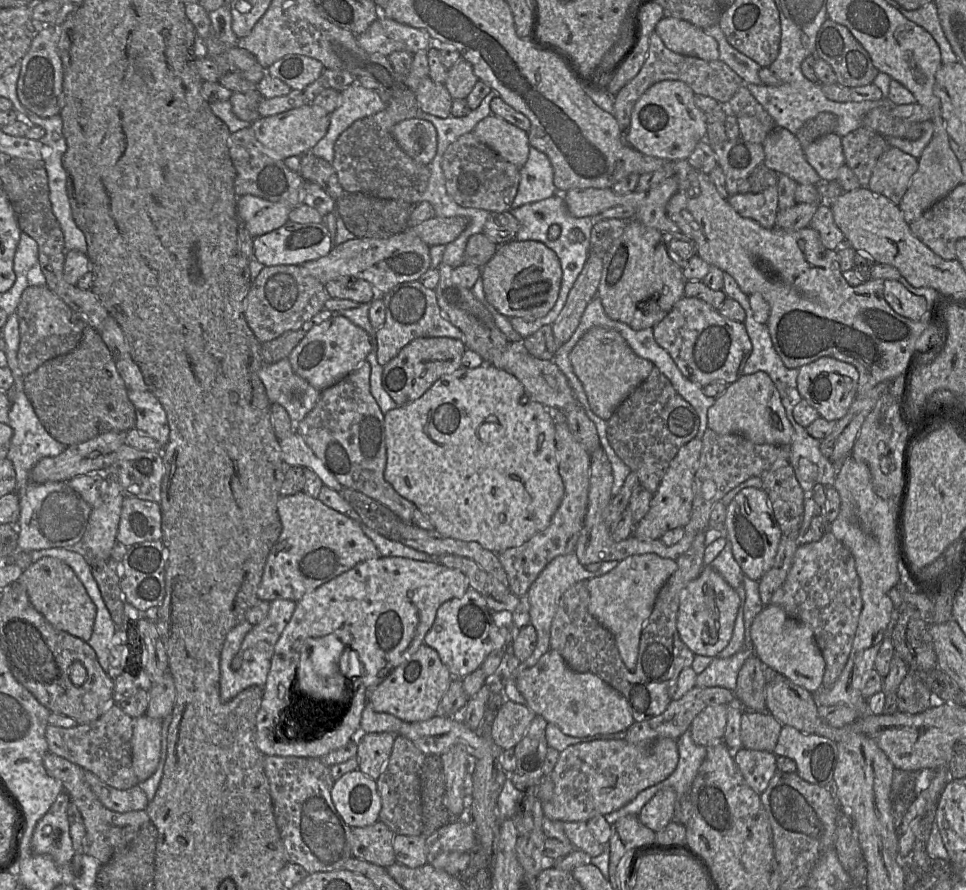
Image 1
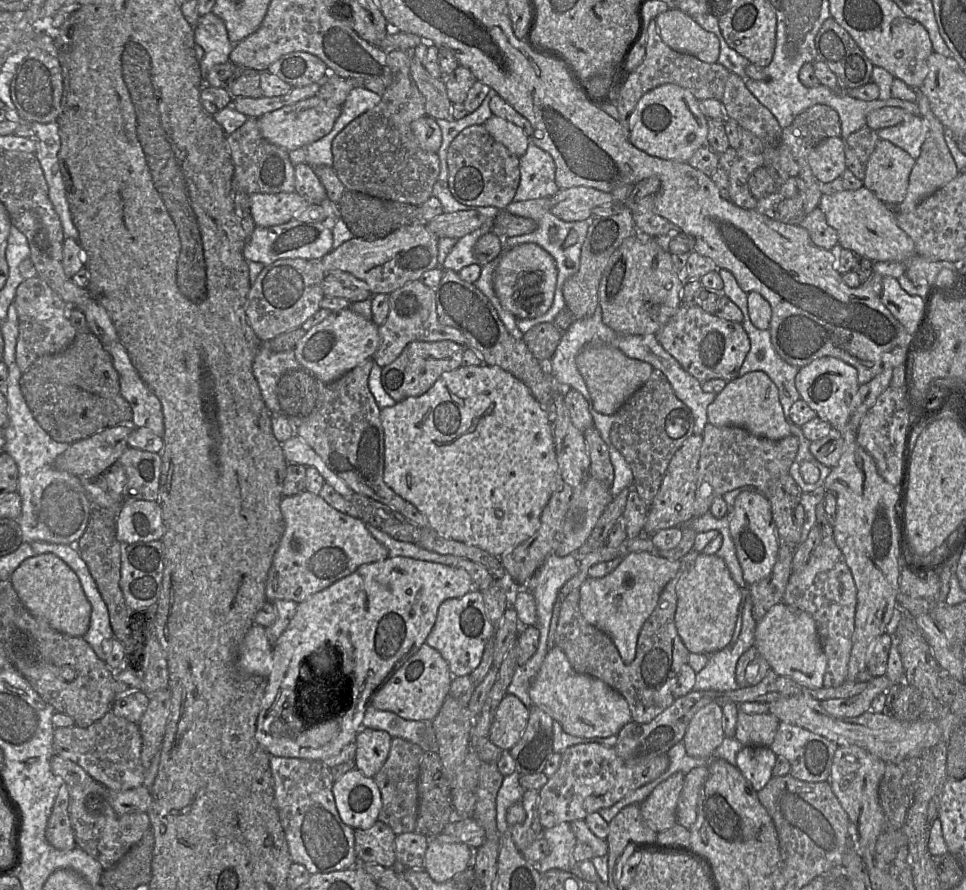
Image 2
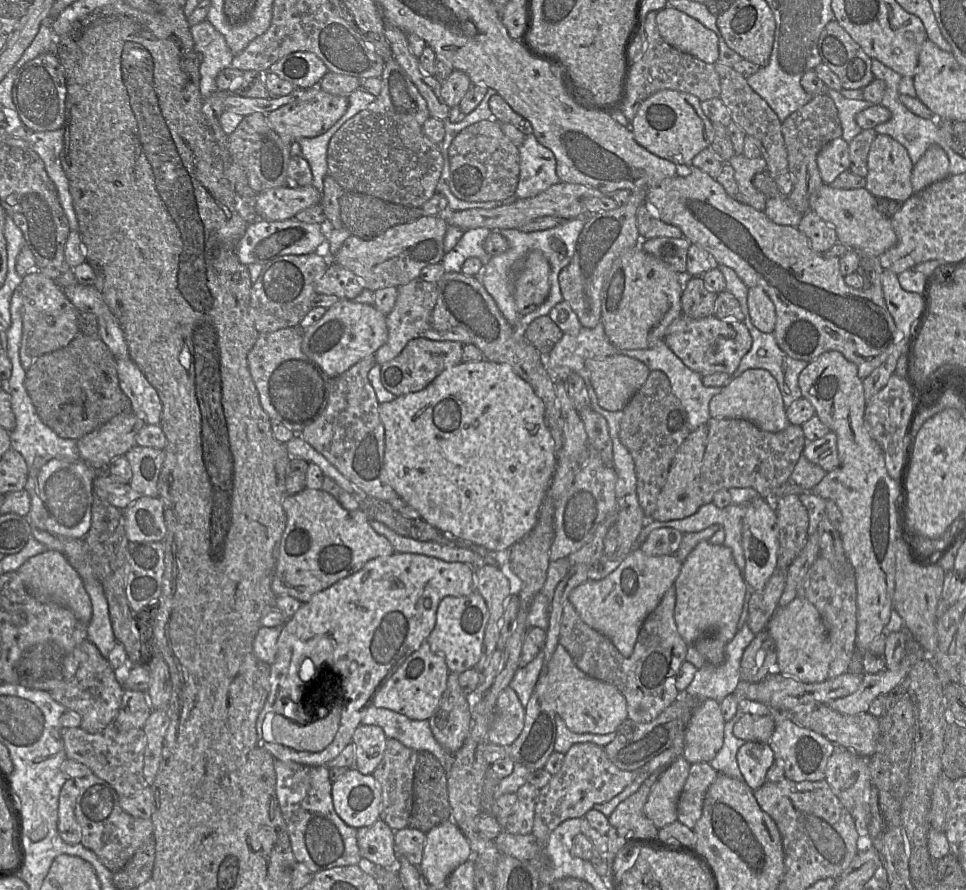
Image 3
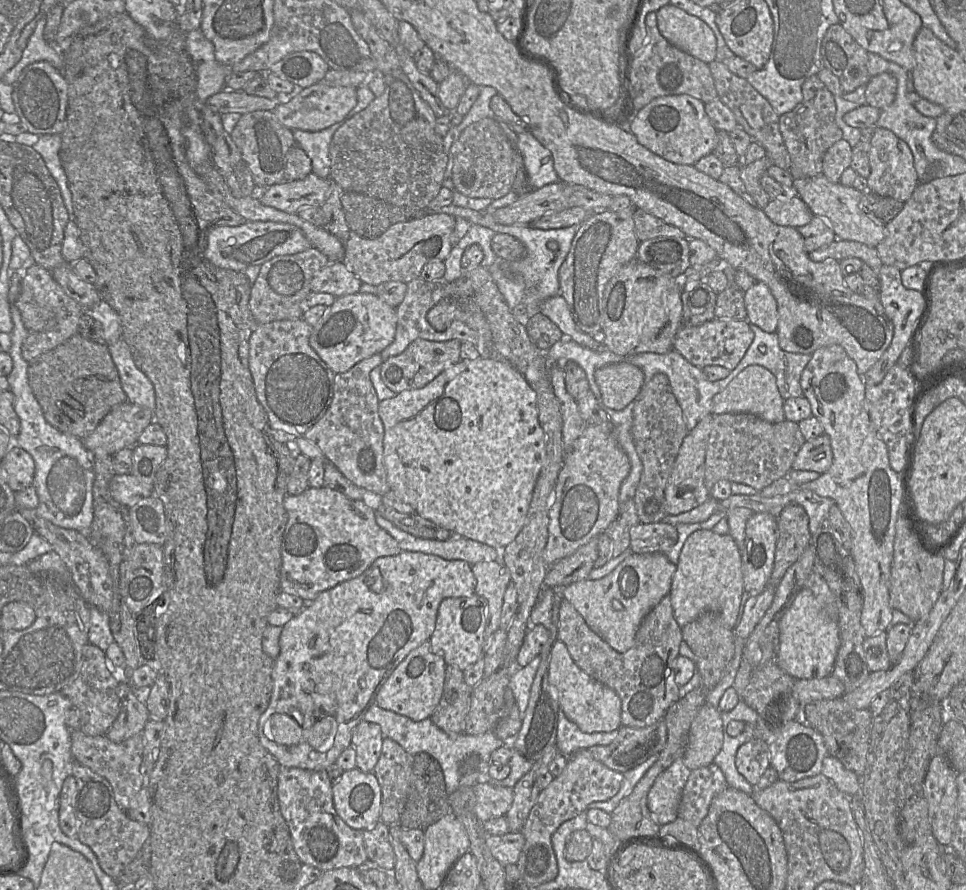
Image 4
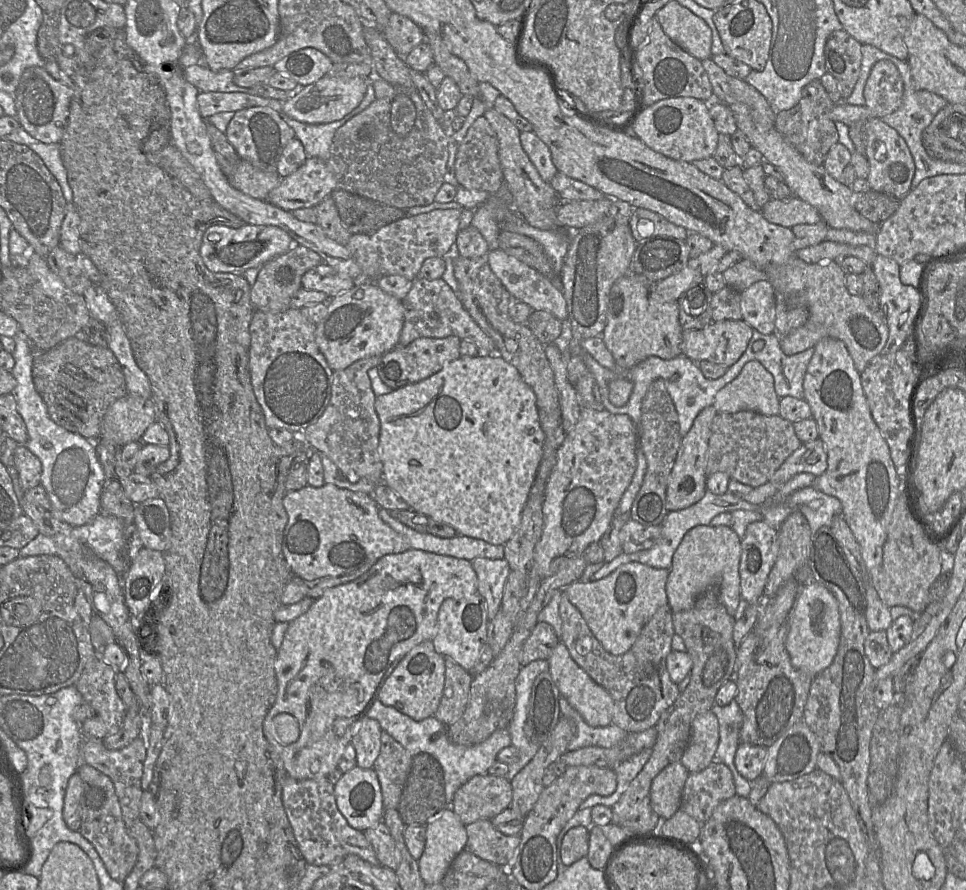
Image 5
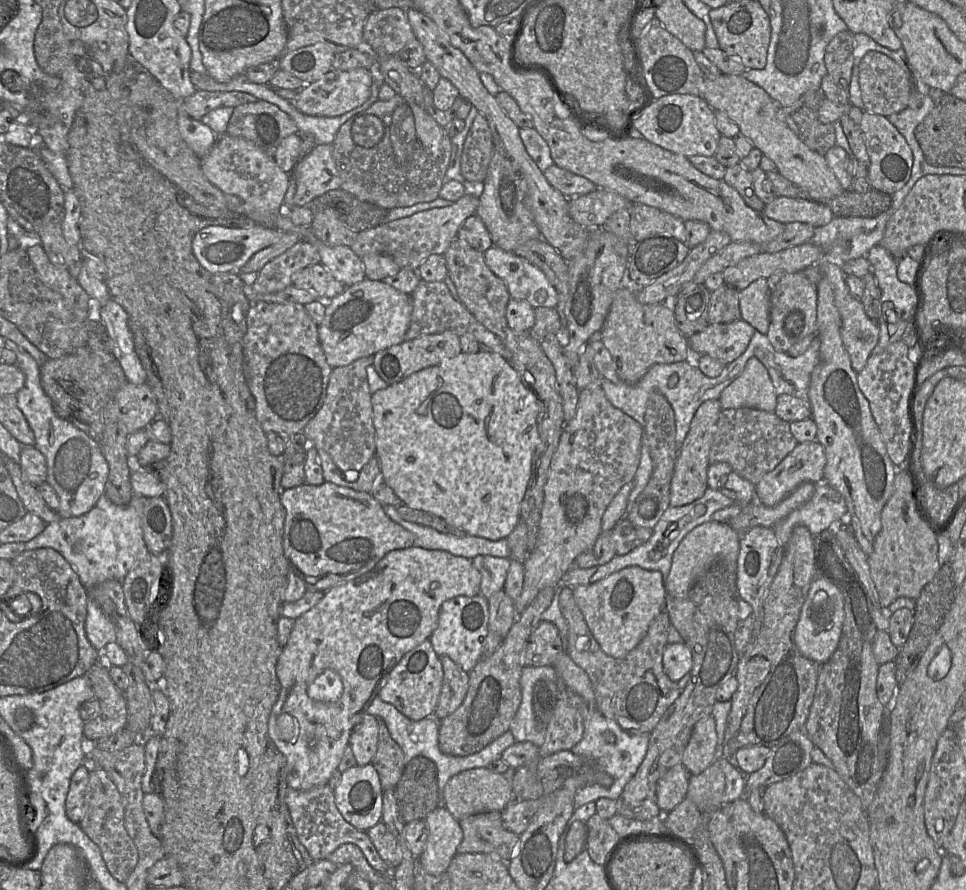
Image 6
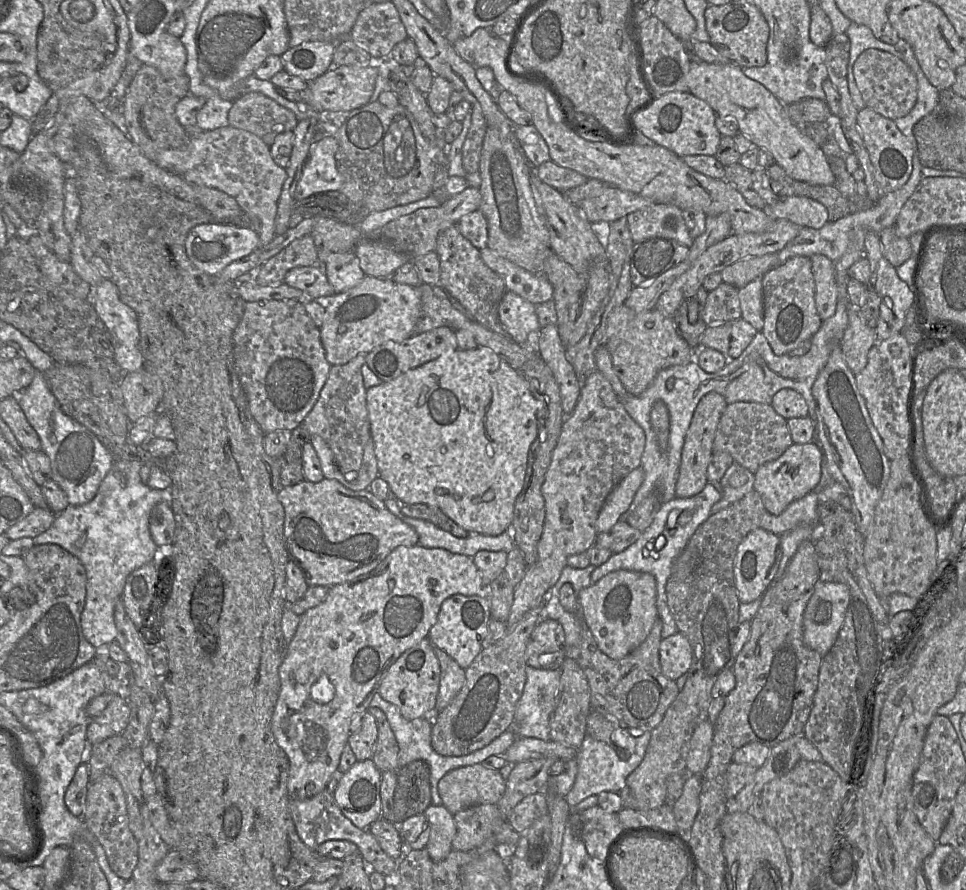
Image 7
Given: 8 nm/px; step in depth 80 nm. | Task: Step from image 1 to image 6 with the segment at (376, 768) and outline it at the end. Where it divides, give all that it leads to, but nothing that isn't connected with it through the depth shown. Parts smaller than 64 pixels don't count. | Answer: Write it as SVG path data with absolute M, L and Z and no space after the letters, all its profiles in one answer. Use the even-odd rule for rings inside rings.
M365 714L360 725L351 733L349 745L357 765L371 764L378 749L379 728L375 716Z

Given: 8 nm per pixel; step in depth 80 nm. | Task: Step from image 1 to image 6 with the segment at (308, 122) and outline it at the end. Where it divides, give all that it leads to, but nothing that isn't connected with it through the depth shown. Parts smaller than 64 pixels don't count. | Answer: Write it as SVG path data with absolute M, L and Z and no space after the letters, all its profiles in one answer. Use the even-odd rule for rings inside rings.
M357 68L347 71L330 70L320 79L297 91L292 102L302 113L313 116L335 117L353 110L362 105L371 95L373 83L373 71L365 68Z

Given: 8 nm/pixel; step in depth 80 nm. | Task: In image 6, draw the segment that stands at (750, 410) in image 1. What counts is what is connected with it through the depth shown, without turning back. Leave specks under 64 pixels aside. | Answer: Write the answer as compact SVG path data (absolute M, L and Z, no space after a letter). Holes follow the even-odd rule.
M752 357L741 375L722 391L719 401L722 410L754 408L775 412L777 394L766 367Z

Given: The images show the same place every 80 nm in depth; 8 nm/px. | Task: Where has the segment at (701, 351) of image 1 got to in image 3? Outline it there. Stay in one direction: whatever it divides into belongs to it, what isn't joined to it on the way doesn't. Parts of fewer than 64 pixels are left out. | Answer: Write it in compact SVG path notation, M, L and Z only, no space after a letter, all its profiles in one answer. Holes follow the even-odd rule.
M680 315L667 328L663 340L688 368L702 377L717 372L731 376L752 345L751 334L743 321L722 320L715 315L701 319Z

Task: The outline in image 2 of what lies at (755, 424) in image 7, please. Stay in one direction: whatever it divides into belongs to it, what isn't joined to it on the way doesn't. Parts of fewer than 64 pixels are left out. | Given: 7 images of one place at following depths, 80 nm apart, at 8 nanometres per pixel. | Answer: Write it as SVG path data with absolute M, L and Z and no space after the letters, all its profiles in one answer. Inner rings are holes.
M709 422L706 423L702 436L694 516L710 511L716 497L741 486L754 486L759 492L766 493L768 487L779 477L789 474L799 448L799 441L793 434L780 440L770 440L754 436L742 427L717 427Z

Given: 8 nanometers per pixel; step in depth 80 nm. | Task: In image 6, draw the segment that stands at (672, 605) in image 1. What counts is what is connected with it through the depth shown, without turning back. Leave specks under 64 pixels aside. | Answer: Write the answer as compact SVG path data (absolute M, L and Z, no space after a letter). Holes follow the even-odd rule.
M573 588L563 589L560 610L568 623L567 652L589 676L597 710L631 735L650 734L681 694L677 683L670 680L663 668L663 652L668 644L669 628L672 625L668 613L662 611L656 616L641 642L625 657L613 658L601 649L591 633L574 599Z

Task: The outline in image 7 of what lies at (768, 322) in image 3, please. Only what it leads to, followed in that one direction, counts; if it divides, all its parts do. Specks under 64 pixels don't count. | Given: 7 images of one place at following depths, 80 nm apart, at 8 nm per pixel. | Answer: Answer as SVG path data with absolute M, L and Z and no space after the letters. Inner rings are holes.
M762 277L739 289L741 318L749 322L758 332L764 326Z

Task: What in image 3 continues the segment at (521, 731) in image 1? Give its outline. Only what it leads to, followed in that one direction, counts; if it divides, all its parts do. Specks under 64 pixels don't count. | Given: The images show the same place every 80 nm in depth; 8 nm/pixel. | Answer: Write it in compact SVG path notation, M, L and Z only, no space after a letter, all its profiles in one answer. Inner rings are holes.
M506 687L498 696L487 741L510 747L524 728L525 708L522 706L516 692Z

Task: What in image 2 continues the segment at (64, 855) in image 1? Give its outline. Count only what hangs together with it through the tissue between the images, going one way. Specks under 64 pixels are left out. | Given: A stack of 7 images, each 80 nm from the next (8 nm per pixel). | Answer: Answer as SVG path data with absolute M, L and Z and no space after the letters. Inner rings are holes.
M65 784L59 789L46 828L46 839L56 849L77 847L75 832L69 814L70 794Z

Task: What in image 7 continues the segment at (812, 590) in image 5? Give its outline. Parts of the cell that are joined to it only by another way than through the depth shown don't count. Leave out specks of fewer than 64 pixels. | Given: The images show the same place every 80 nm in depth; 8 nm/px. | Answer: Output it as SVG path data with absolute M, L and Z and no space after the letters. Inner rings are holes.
M819 579L803 613L803 641L824 656L842 627L850 591L846 584Z

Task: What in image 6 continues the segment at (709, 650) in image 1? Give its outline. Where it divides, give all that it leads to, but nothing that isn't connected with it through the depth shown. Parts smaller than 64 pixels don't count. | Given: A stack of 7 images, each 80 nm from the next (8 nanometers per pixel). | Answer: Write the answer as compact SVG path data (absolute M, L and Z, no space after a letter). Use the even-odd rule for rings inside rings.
M706 522L688 533L673 554L672 565L665 580L668 596L685 597L695 582L716 565L723 565L735 576L740 550L741 534L728 523Z

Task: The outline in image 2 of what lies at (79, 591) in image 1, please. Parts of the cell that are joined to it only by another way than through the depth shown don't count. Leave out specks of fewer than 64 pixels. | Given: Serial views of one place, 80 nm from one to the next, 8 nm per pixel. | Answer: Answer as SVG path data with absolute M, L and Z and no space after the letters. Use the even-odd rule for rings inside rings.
M44 553L26 559L10 577L19 599L36 619L46 622L60 633L84 637L91 622L91 604L88 601L78 576L60 558Z

